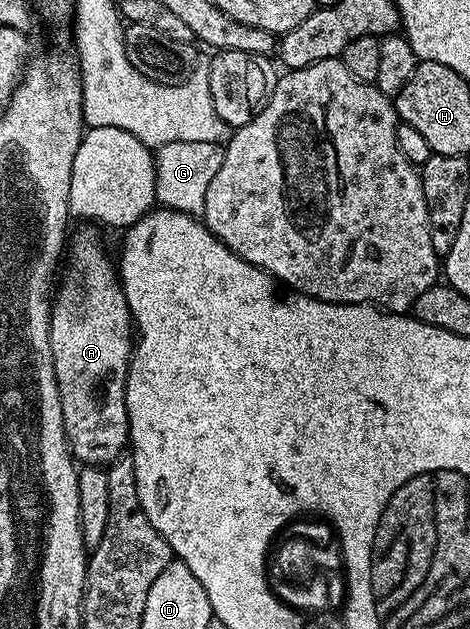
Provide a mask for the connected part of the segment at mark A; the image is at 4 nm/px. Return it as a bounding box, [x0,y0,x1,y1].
[51,225,133,465]

